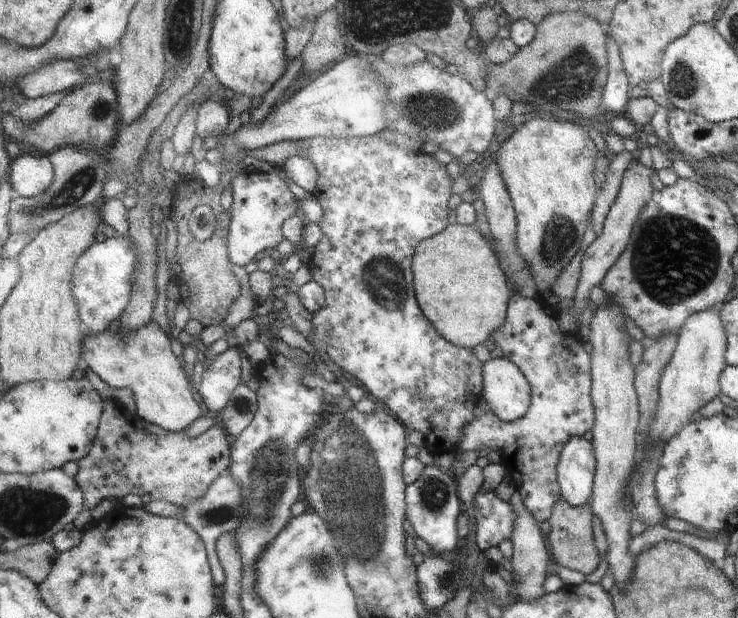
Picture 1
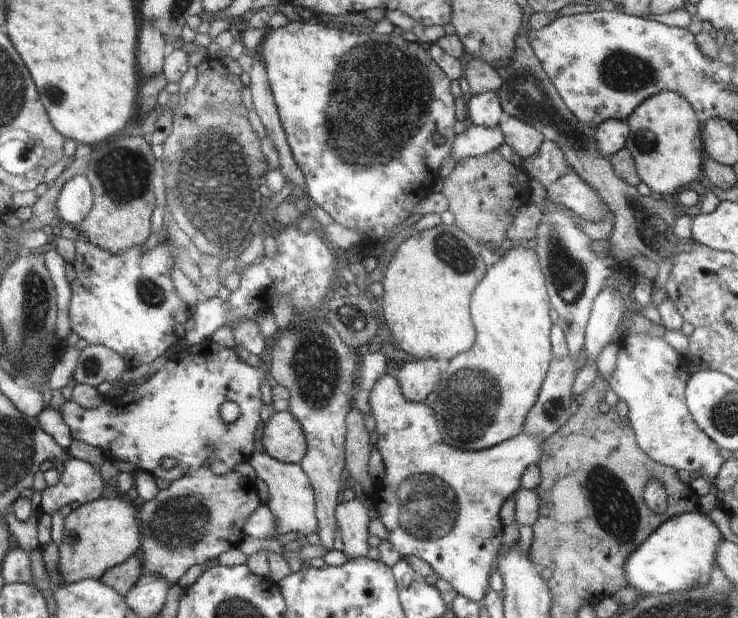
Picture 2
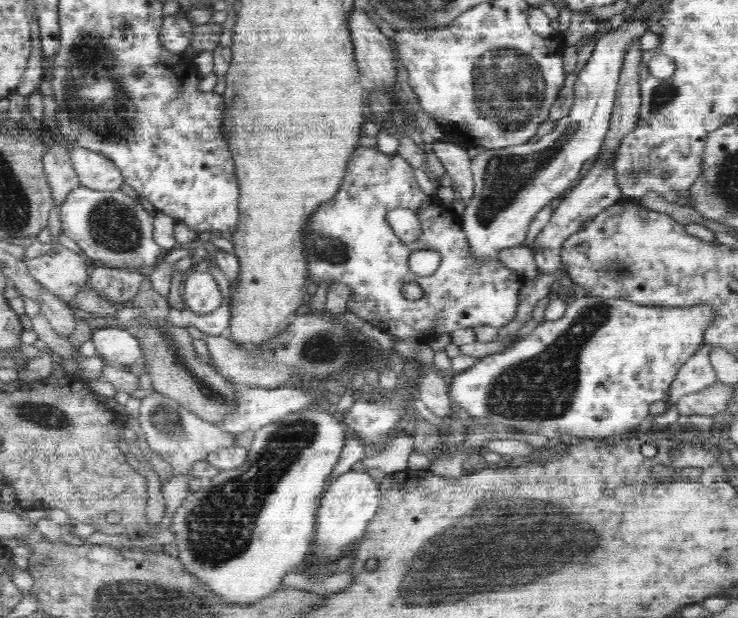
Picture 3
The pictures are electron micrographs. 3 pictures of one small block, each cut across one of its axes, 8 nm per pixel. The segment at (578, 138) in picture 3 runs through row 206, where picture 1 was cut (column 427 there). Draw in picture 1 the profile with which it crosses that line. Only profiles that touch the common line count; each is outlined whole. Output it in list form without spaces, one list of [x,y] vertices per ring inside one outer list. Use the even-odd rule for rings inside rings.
[[[426,465],[420,478],[415,480],[407,488],[407,517],[408,524],[413,528],[416,536],[419,536],[430,546],[431,554],[442,555],[456,548],[460,540],[458,534],[458,522],[460,517],[460,500],[456,492],[456,482],[452,476],[442,472],[442,468],[436,465]]]

